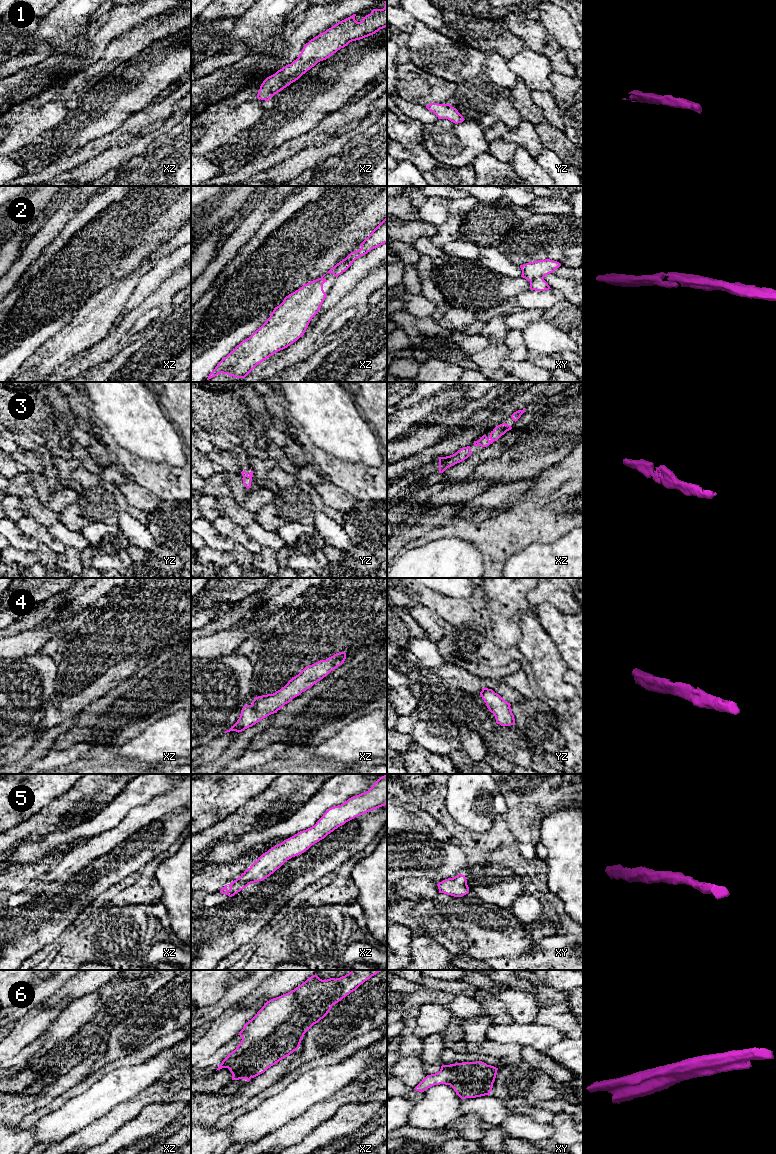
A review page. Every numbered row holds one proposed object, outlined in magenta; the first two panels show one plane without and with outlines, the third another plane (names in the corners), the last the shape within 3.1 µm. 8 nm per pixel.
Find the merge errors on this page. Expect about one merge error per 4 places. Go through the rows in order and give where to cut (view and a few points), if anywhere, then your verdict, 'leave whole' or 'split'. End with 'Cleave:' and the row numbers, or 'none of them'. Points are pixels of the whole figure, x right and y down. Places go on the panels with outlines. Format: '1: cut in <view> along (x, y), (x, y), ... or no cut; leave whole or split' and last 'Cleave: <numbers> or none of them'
1: no cut; leave whole
2: no cut; leave whole
3: no cut; leave whole
4: no cut; leave whole
5: no cut; leave whole
6: no cut; leave whole
Cleave: none of them

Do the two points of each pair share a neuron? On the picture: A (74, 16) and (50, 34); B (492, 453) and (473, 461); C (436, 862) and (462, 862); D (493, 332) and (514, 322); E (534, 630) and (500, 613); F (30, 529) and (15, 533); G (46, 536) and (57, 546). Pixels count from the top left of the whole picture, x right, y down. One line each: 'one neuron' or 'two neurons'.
A: one neuron
B: one neuron
C: one neuron
D: two neurons
E: two neurons
F: two neurons
G: one neuron

